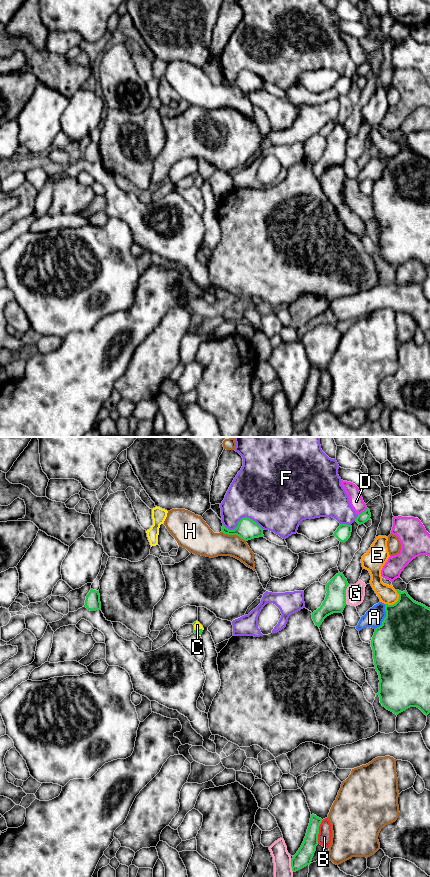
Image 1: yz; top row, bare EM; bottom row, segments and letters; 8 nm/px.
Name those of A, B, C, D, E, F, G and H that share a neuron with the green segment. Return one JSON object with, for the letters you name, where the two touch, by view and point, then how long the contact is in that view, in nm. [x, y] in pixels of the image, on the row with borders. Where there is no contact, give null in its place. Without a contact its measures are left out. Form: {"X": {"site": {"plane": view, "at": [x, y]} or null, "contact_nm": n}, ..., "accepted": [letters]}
{"C": {"site": {"plane": "yz", "at": [198, 629]}, "contact_nm": 70}, "accepted": ["C"]}

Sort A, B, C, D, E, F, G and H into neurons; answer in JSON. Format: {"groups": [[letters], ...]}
{"groups": [["A"], ["B"], ["C"], ["D"], ["E"], ["F"], ["G"], ["H"]]}

